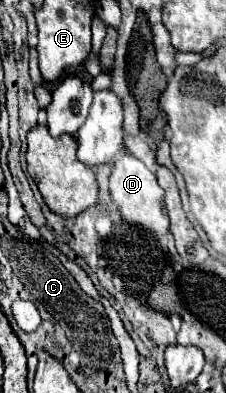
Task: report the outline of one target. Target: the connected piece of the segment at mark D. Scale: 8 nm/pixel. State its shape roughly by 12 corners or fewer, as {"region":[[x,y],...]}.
{"region":[[130,152],[110,174],[124,220],[168,232],[164,190]]}

